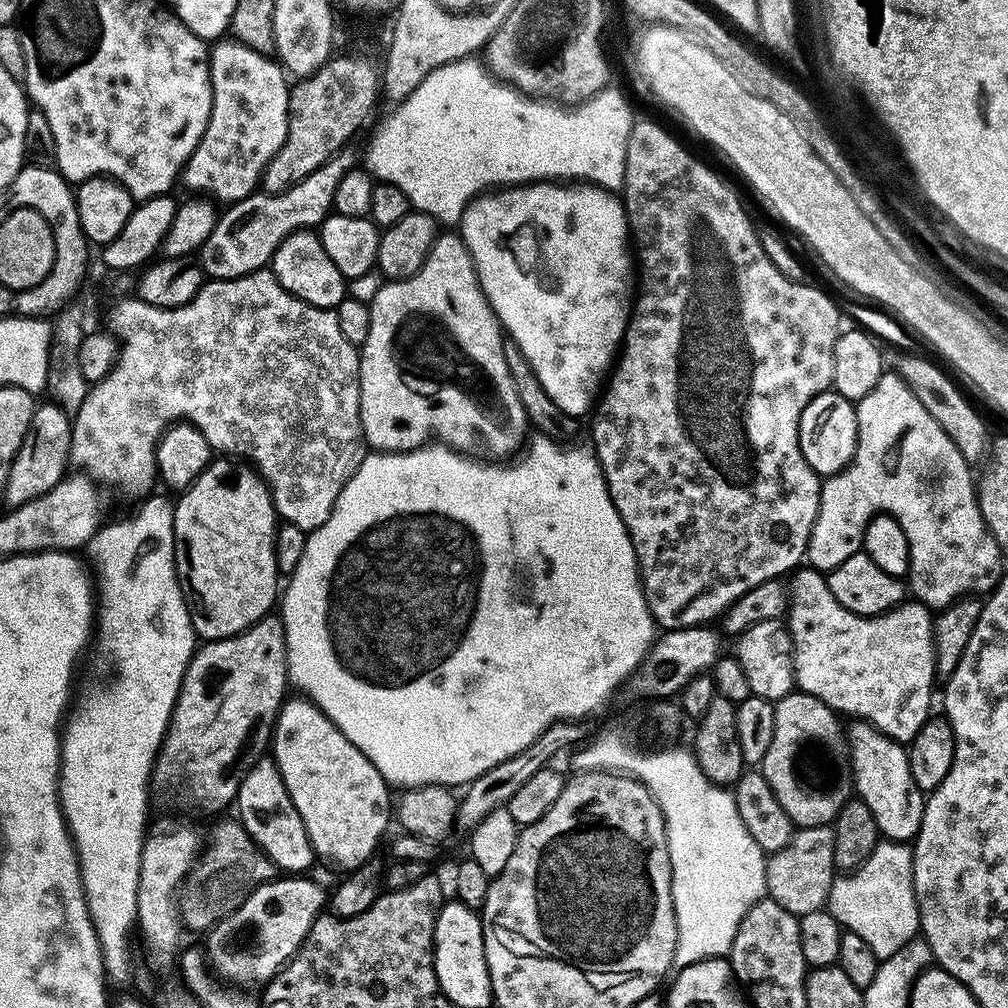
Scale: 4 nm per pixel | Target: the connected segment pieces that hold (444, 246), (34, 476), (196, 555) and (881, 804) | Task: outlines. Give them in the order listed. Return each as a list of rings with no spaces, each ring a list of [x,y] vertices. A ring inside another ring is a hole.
[[[455,231],[445,232],[445,236],[437,235],[428,260],[413,276],[381,283],[371,300],[370,334],[359,349],[364,442],[378,452],[413,452],[435,442],[465,456],[500,462],[525,447],[530,432],[528,415],[514,390],[510,366],[506,366],[505,333],[484,296],[468,248]]]
[[[45,402],[37,407],[34,418],[30,422],[30,430],[26,434],[26,438],[22,438],[22,446],[10,466],[10,478],[6,480],[6,494],[2,500],[3,503],[8,503],[9,509],[22,506],[26,502],[46,494],[46,490],[54,490],[54,486],[58,486],[58,482],[64,479],[69,471],[72,458],[72,421],[73,417],[56,404]]]
[[[216,458],[189,488],[179,493],[175,505],[176,573],[197,637],[207,642],[225,640],[245,632],[263,616],[269,615],[275,604],[277,607],[278,589],[282,584],[280,565],[276,562],[278,517],[272,504],[272,489],[251,464],[239,458]]]
[[[852,722],[846,728],[846,751],[852,762],[855,795],[870,806],[870,814],[874,814],[881,837],[901,842],[915,841],[922,826],[926,796],[910,774],[907,747],[884,736],[870,724]]]

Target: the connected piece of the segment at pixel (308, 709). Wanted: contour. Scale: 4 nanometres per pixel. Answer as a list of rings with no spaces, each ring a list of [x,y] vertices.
[[[296,698],[300,700],[285,699],[284,705],[280,708],[280,713],[276,719],[276,727],[272,733],[272,742],[270,745],[271,759],[276,761],[278,770],[282,774],[282,782],[286,782],[286,790],[290,790],[290,802],[294,802],[294,810],[298,810],[298,814],[302,814],[302,822],[306,826],[306,834],[312,843],[312,851],[317,857],[320,856],[324,860],[329,860],[332,864],[337,864],[343,870],[355,870],[367,864],[369,860],[377,855],[376,847],[380,844],[380,839],[384,836],[384,831],[388,828],[388,807],[393,807],[394,800],[388,797],[390,785],[388,781],[382,778],[382,774],[378,774],[378,770],[370,762],[370,758],[366,758],[366,754],[362,754],[362,750],[358,750],[358,746],[354,746],[354,742],[350,742],[350,738],[346,738],[346,734],[342,734],[342,730],[338,730],[338,726],[334,726],[334,722],[330,722],[330,718],[326,718],[326,714],[322,714],[322,710],[317,704],[312,703],[307,698]]]

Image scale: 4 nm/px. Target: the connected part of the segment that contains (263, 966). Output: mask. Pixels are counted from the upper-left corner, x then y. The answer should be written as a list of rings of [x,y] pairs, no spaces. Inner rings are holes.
[[[292,874],[269,880],[256,887],[234,914],[209,929],[204,951],[211,971],[246,986],[262,986],[272,980],[299,952],[313,922],[327,907],[329,893],[308,878]]]

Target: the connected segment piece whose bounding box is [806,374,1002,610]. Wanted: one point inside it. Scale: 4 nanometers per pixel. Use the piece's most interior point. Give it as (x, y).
(905, 465)

